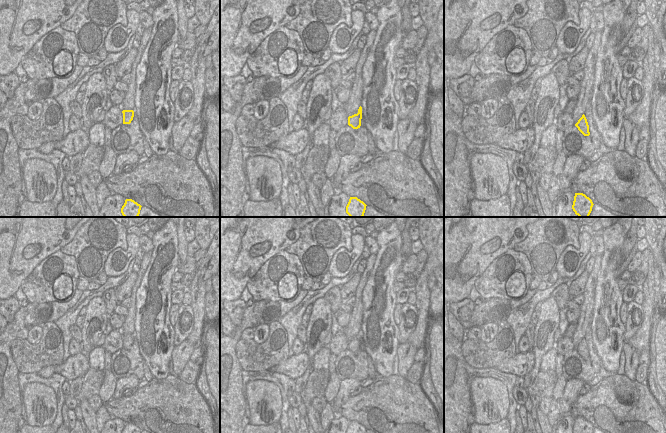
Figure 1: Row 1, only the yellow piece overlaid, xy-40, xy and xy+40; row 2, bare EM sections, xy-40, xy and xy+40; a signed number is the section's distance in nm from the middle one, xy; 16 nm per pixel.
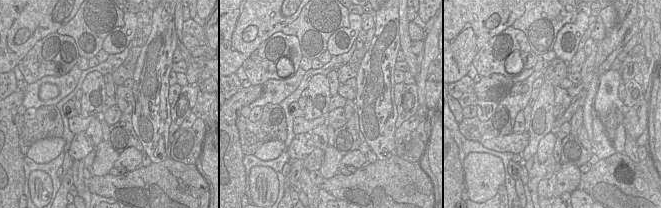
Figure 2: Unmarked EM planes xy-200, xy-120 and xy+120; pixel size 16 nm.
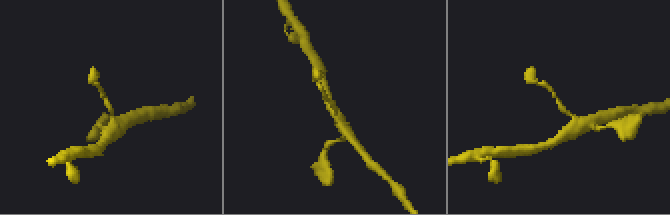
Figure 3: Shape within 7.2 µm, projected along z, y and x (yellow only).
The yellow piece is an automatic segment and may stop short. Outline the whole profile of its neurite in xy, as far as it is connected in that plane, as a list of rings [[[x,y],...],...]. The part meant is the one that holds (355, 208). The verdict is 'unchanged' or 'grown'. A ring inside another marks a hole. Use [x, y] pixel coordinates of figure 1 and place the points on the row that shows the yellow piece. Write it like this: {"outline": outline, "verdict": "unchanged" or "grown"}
{"outline": [[[350,197],[349,202],[346,206],[346,213],[350,217],[363,217],[366,206],[367,205],[357,197]]], "verdict": "unchanged"}

